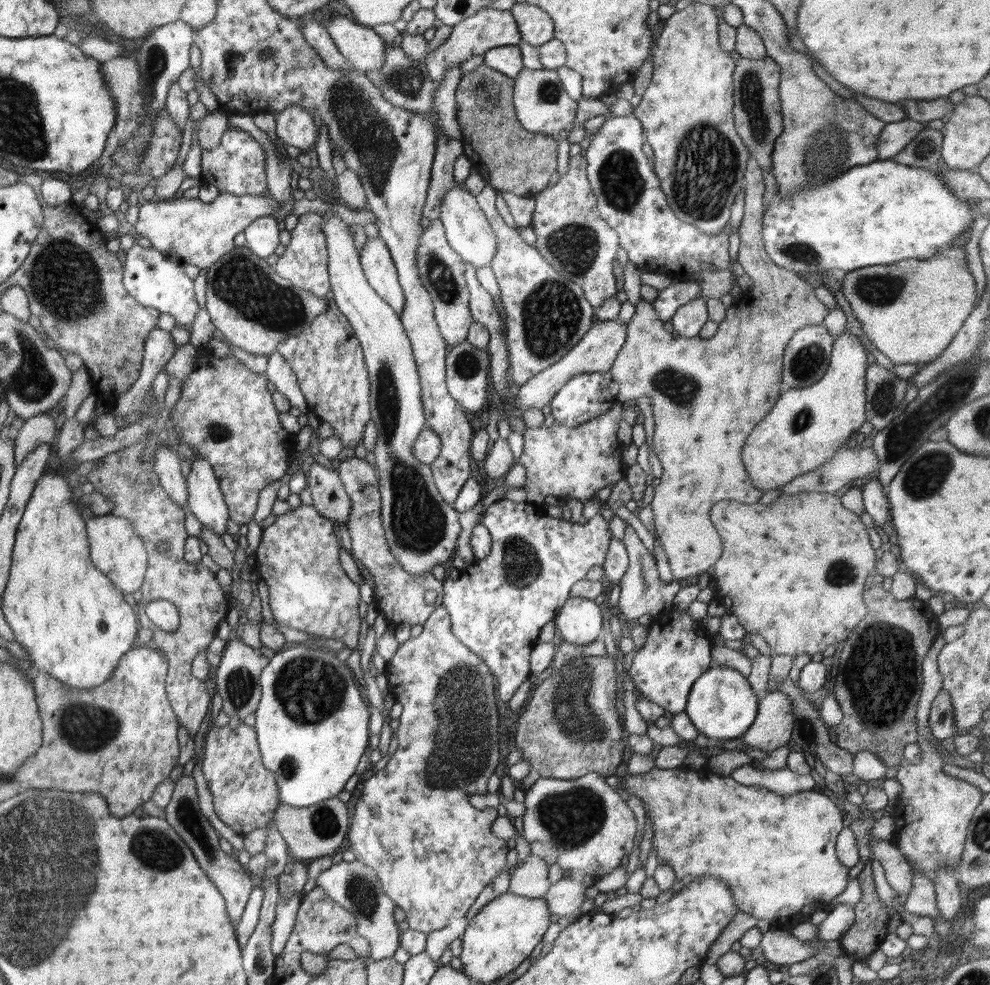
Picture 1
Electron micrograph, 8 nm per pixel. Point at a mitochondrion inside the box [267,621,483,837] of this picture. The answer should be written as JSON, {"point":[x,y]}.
{"point":[309,689]}

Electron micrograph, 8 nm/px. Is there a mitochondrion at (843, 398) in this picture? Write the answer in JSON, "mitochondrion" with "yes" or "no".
{"mitochondrion":"no"}

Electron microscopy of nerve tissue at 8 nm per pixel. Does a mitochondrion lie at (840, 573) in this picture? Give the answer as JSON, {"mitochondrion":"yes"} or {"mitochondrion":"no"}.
{"mitochondrion":"yes"}

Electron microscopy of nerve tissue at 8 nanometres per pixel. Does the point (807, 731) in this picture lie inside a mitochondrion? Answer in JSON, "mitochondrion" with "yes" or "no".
{"mitochondrion":"yes"}

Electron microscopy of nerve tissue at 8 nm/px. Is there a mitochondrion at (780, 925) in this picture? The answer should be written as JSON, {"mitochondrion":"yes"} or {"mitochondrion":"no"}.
{"mitochondrion":"no"}

